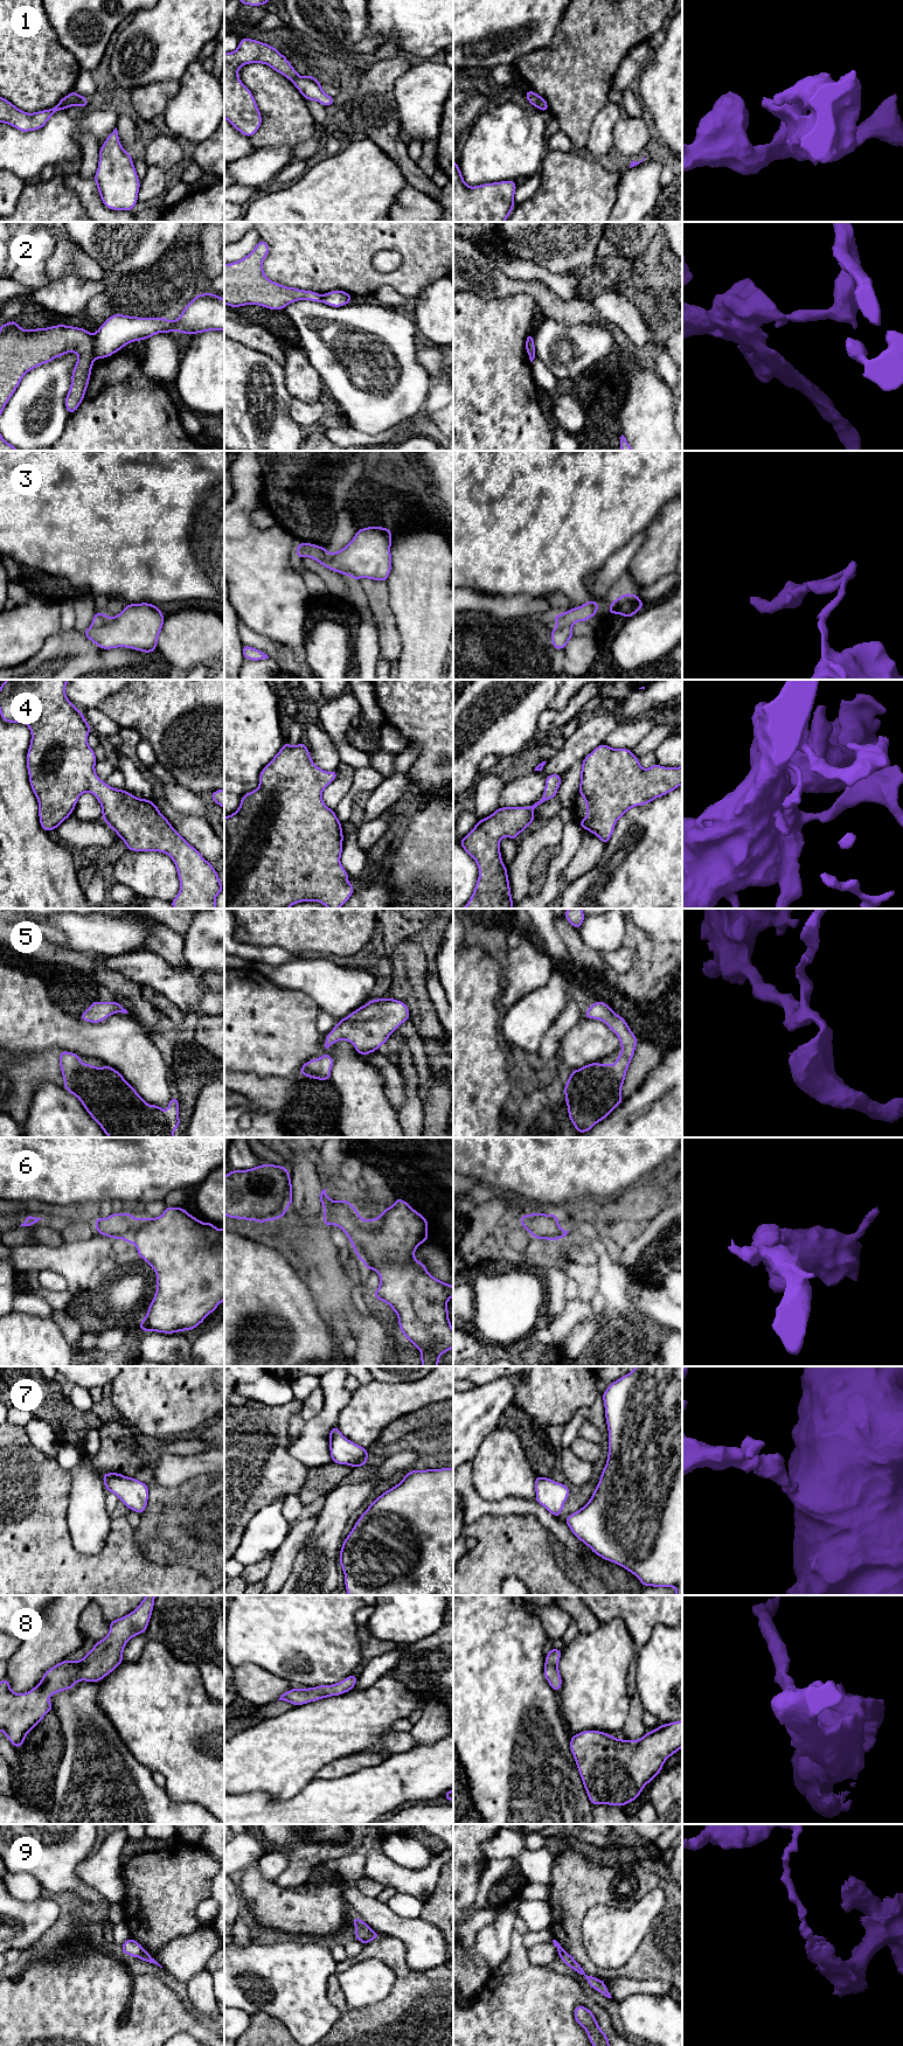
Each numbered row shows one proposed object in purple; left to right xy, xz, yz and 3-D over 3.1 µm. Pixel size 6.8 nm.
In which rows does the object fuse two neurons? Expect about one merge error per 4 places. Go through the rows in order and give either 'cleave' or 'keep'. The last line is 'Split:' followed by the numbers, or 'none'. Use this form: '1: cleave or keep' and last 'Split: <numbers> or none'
1: cleave
2: cleave
3: cleave
4: keep
5: keep
6: keep
7: keep
8: keep
9: cleave
Split: 1, 2, 3, 9

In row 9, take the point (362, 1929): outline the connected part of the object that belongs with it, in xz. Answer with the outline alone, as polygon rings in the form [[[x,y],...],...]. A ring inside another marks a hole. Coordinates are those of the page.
[[[356,1916],[353,1918],[353,1923],[355,1925],[355,1939],[361,1942],[373,1932],[364,1921]]]

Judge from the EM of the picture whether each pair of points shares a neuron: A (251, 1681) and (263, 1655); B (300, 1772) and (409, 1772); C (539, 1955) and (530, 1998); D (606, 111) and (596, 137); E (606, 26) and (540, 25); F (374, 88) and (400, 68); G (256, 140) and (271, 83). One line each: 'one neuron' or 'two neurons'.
A: two neurons
B: two neurons
C: two neurons
D: one neuron
E: two neurons
F: one neuron
G: one neuron

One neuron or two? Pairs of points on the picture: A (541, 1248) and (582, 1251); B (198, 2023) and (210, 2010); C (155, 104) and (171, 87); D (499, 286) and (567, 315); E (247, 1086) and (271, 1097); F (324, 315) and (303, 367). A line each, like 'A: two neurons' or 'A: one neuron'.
A: one neuron
B: two neurons
C: one neuron
D: one neuron
E: one neuron
F: two neurons

